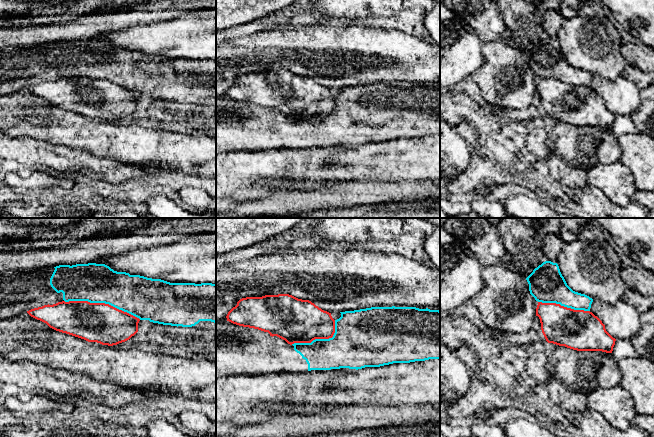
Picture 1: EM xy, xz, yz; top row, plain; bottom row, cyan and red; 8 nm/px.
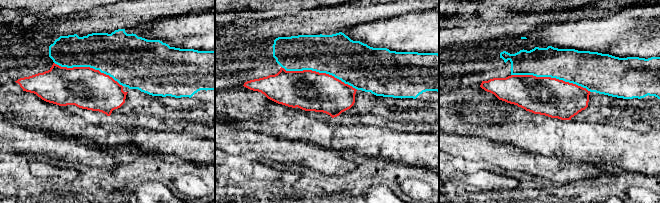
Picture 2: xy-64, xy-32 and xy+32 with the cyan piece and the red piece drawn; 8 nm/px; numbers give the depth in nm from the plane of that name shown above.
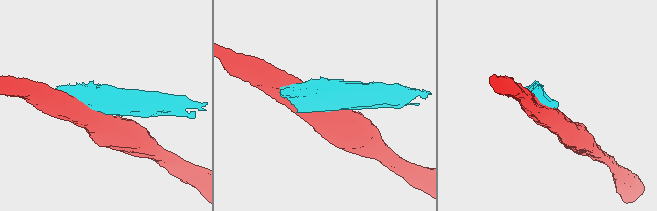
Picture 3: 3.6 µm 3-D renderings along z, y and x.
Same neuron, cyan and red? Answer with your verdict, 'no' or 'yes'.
no

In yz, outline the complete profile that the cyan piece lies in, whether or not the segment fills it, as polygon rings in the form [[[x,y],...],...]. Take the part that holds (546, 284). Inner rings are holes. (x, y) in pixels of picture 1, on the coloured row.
[[[543,262],[526,280],[530,294],[538,302],[556,303],[574,310],[590,311],[593,299],[573,291],[567,285],[557,263]]]

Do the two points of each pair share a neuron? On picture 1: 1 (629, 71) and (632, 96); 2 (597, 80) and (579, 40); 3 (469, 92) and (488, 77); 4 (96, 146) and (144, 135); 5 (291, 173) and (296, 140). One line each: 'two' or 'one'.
1: two
2: two
3: two
4: one
5: two

